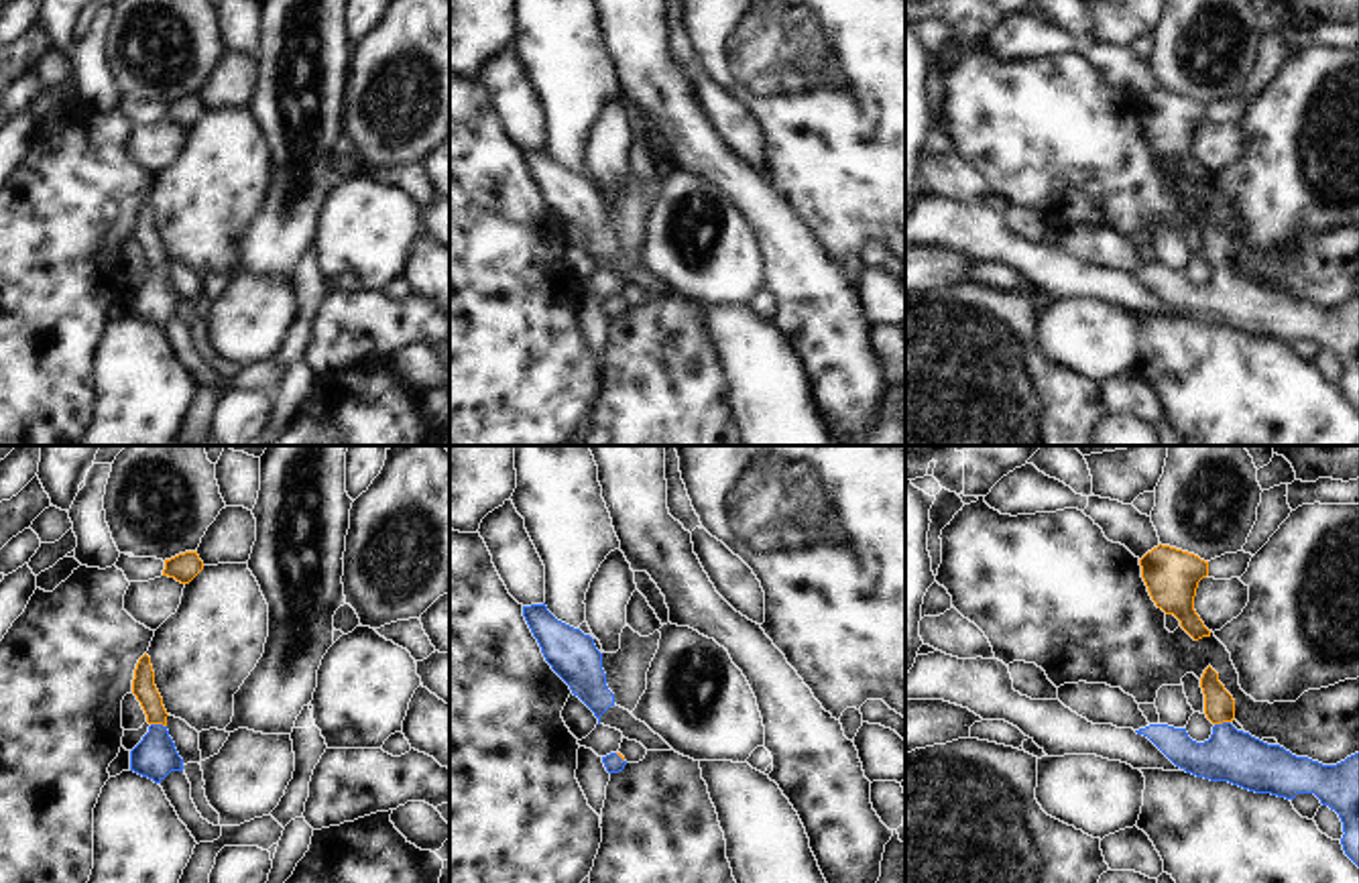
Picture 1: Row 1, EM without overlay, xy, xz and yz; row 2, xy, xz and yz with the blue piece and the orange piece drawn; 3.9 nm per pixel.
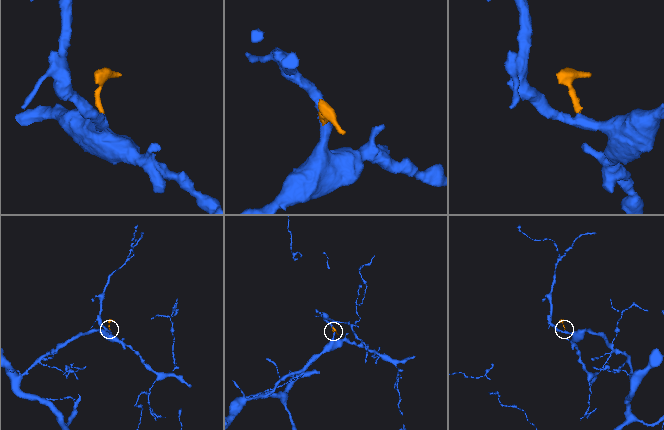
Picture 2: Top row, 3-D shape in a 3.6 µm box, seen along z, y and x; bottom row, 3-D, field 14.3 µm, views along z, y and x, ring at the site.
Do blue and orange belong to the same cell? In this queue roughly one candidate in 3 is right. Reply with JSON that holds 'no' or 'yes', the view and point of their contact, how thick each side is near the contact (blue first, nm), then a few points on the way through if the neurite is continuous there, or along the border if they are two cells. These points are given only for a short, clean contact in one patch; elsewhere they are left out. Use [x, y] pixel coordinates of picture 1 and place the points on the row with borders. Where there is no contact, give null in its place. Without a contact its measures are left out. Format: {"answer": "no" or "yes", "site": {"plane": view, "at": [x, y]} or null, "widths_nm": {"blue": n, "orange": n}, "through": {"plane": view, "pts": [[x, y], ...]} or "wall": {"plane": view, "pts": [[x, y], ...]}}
{"answer": "yes", "site": {"plane": "xy", "at": [159, 725]}, "widths_nm": {"blue": 170, "orange": 100}, "through": {"plane": "xy", "pts": [[155, 755], [159, 725], [143, 686]]}}

